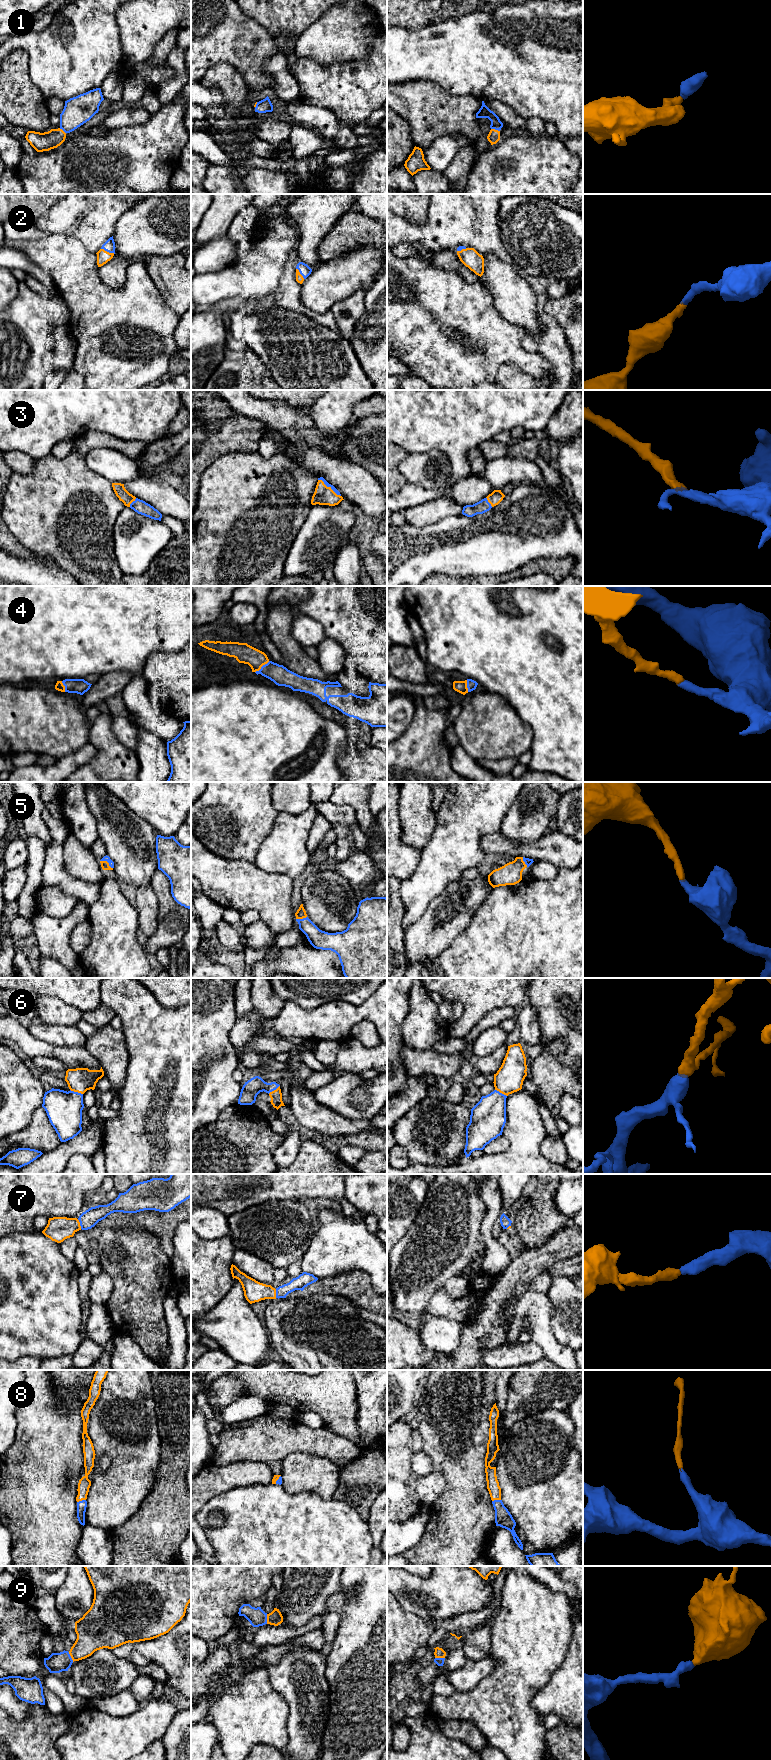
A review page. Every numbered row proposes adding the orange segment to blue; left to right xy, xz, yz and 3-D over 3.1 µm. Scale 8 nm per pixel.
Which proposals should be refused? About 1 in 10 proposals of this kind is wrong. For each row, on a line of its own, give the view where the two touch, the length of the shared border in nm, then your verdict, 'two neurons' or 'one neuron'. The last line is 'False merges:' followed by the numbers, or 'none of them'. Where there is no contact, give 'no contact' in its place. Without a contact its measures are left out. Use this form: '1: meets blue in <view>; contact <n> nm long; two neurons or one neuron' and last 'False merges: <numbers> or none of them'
1: meets blue in yz; contact 80 nm long; one neuron
2: meets blue in xy; contact 120 nm long; one neuron
3: meets blue in xz; contact 240 nm long; one neuron
4: meets blue in xz; contact 150 nm long; one neuron
5: meets blue in xy; contact 120 nm long; one neuron
6: meets blue in xy; contact 110 nm long; one neuron
7: meets blue in xy; contact 90 nm long; one neuron
8: meets blue in xy; contact 80 nm long; one neuron
9: meets blue in xy; contact 90 nm long; one neuron
False merges: none of them

